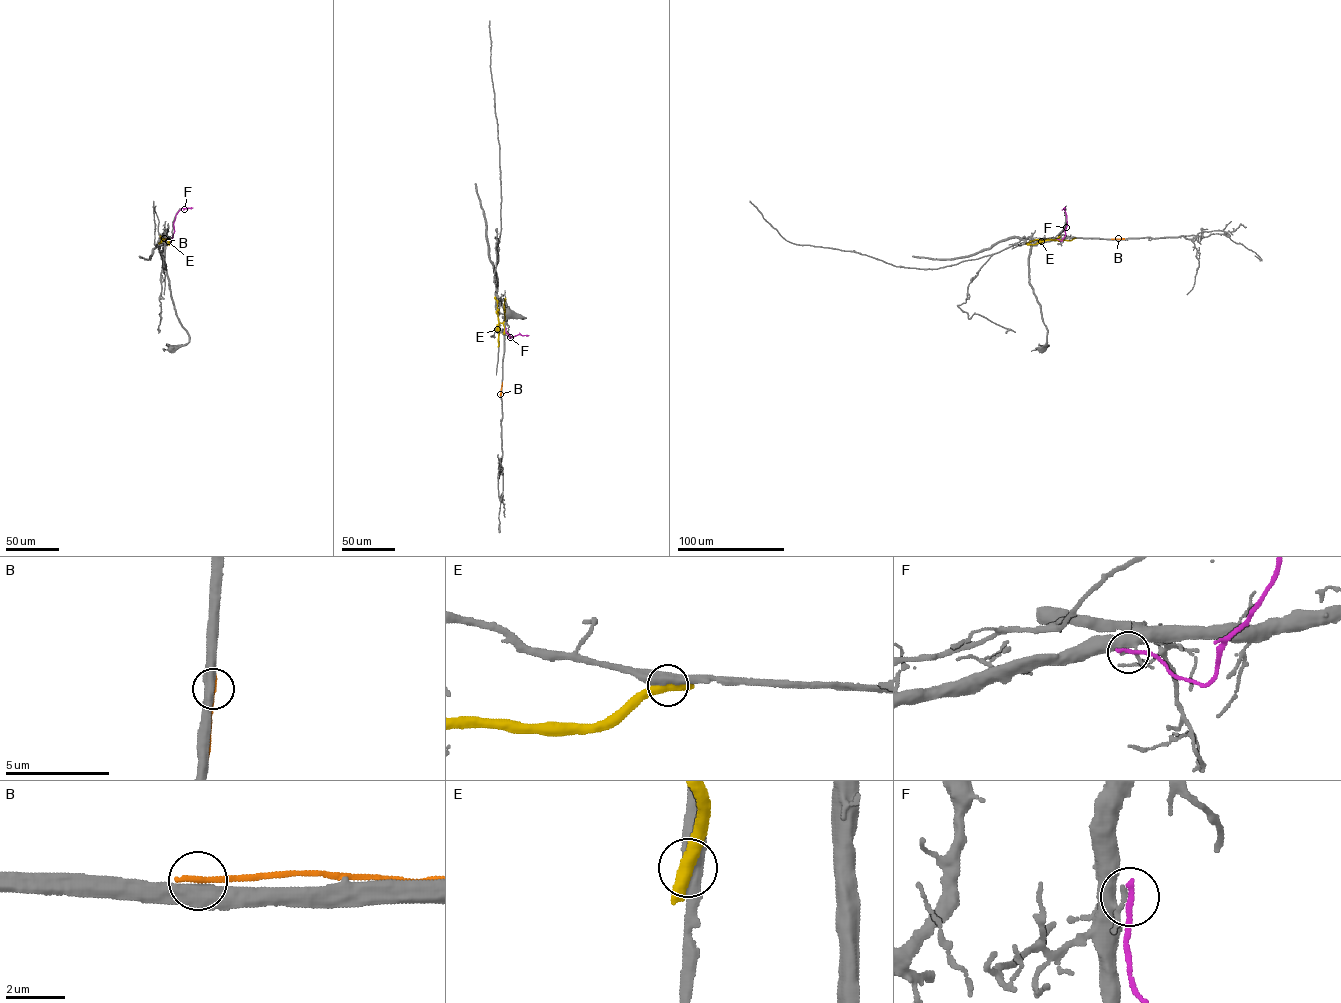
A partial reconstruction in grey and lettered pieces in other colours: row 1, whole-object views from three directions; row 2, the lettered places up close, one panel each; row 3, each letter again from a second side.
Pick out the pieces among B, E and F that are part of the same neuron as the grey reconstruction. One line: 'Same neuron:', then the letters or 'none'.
Same neuron: none

